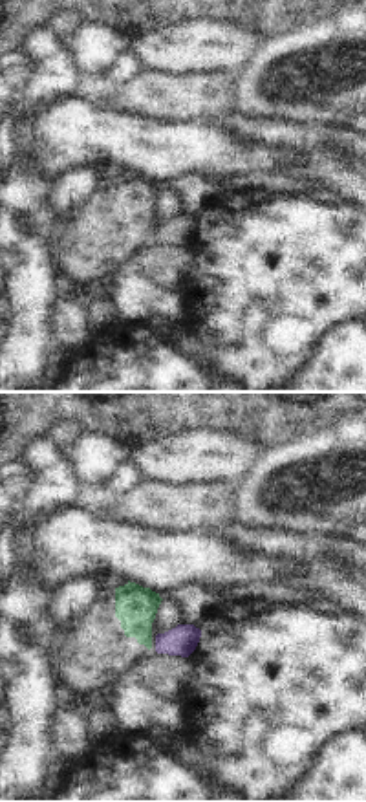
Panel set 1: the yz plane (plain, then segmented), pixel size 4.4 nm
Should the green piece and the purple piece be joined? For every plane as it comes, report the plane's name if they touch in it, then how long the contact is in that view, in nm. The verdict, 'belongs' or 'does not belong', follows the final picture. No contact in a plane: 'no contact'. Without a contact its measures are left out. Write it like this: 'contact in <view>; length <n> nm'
no contact

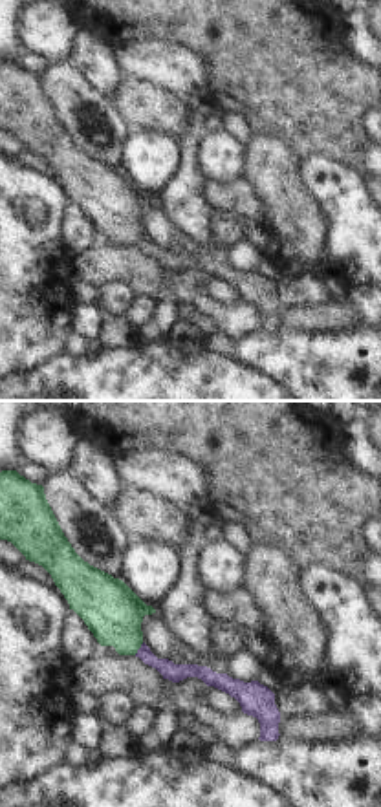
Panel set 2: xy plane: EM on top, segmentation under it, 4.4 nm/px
contact in xy; length 70 nm

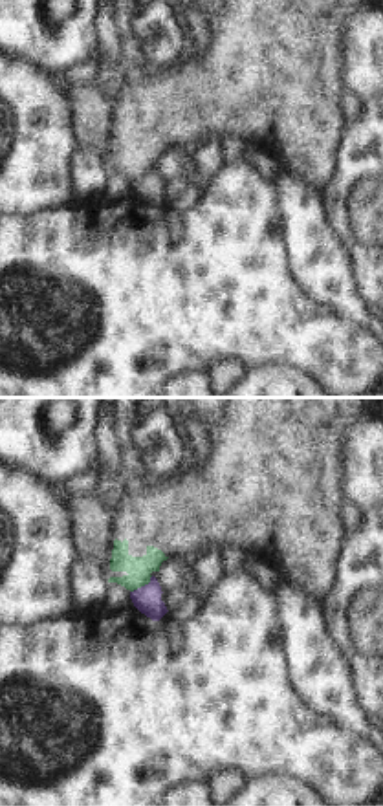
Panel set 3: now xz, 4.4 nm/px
contact in xz; length 130 nm

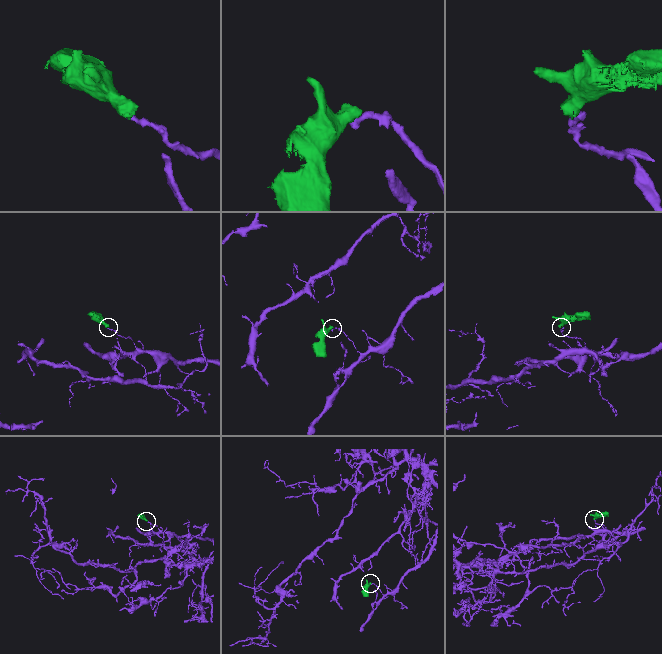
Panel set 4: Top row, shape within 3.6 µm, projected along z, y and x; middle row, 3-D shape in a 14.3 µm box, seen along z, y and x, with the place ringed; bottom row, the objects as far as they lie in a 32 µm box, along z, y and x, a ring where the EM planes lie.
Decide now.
does not belong

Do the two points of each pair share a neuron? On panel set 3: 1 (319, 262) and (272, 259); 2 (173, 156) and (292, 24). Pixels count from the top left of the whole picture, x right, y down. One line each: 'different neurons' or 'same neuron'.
1: different neurons
2: different neurons

